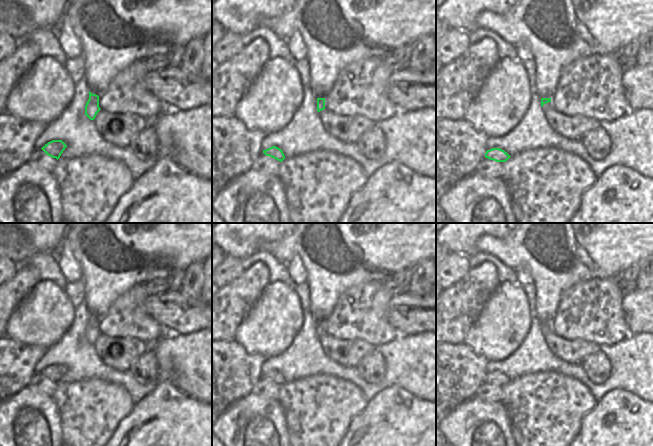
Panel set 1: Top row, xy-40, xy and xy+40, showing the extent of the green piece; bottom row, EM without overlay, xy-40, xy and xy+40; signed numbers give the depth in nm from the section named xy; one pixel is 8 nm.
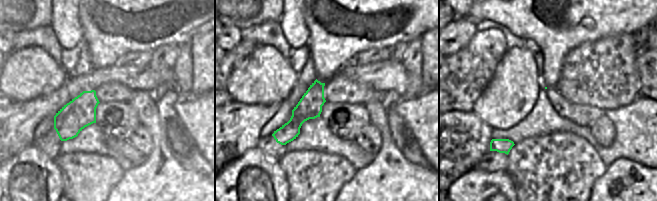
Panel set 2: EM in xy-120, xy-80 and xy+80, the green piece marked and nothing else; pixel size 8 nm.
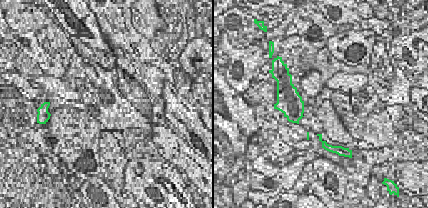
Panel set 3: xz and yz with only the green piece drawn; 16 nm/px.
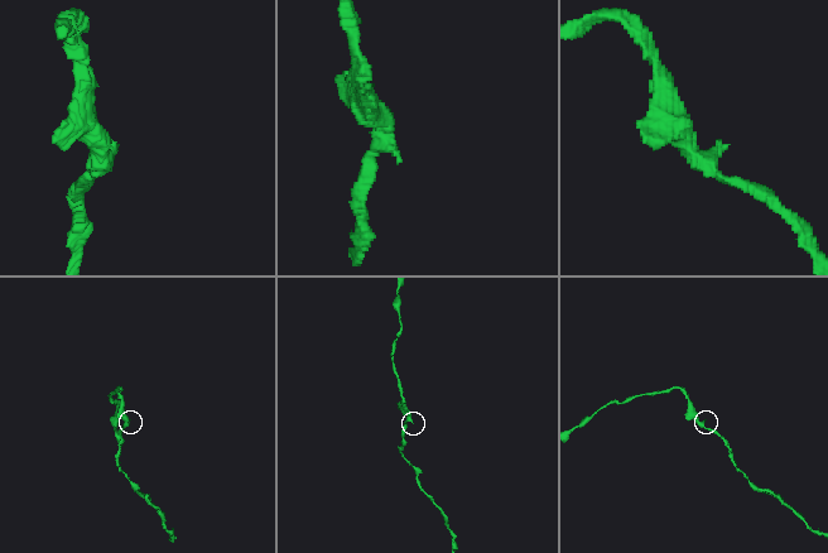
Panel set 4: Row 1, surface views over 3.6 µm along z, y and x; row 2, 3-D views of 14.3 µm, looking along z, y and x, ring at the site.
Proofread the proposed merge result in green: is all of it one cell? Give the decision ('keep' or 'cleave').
keep

